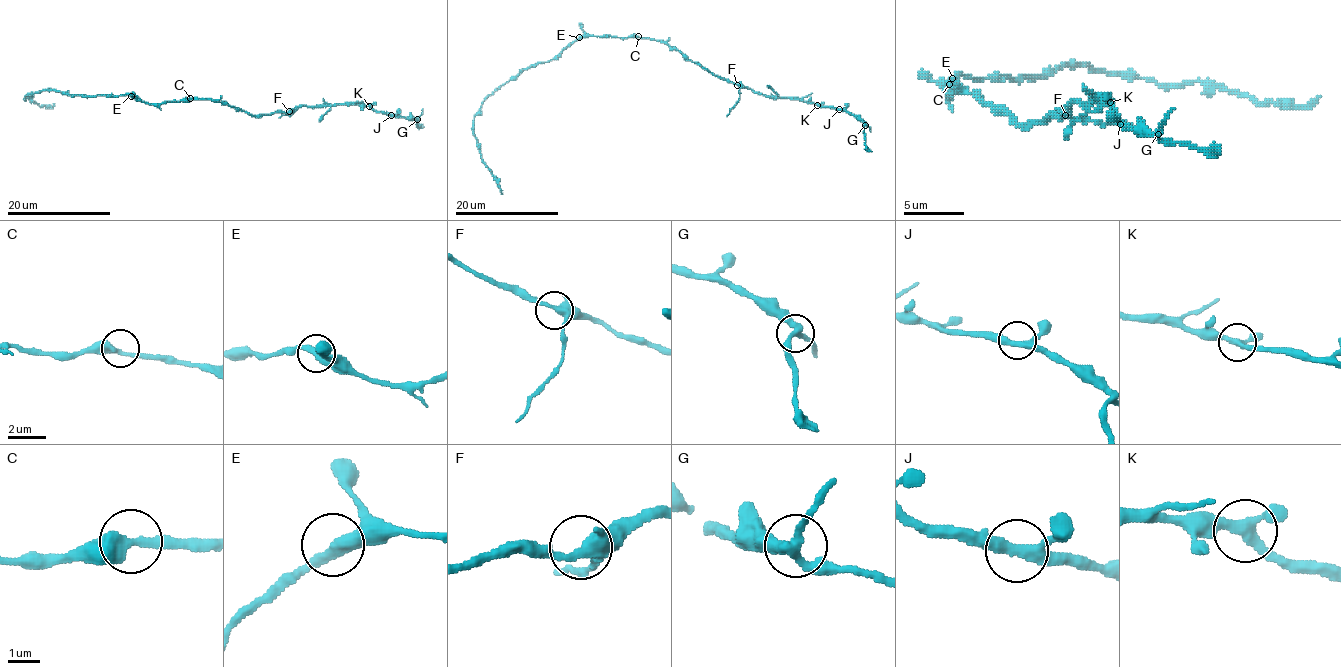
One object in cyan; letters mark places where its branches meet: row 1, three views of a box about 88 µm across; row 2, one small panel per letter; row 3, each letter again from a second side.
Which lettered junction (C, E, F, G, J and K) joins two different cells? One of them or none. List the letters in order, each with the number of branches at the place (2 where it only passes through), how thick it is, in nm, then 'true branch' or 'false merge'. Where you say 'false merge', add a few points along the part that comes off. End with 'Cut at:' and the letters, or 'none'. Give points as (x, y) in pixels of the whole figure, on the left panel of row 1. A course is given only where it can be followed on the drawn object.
C: branches 2; calibre 400 nm; true branch
E: branches 2; calibre 400 nm; true branch
F: branches 3; calibre 360 nm; true branch
G: branches 3; calibre 320 nm; false merge
J: branches 3; calibre 320 nm; true branch
K: branches 3; calibre 280 nm; true branch
Cut at: G

